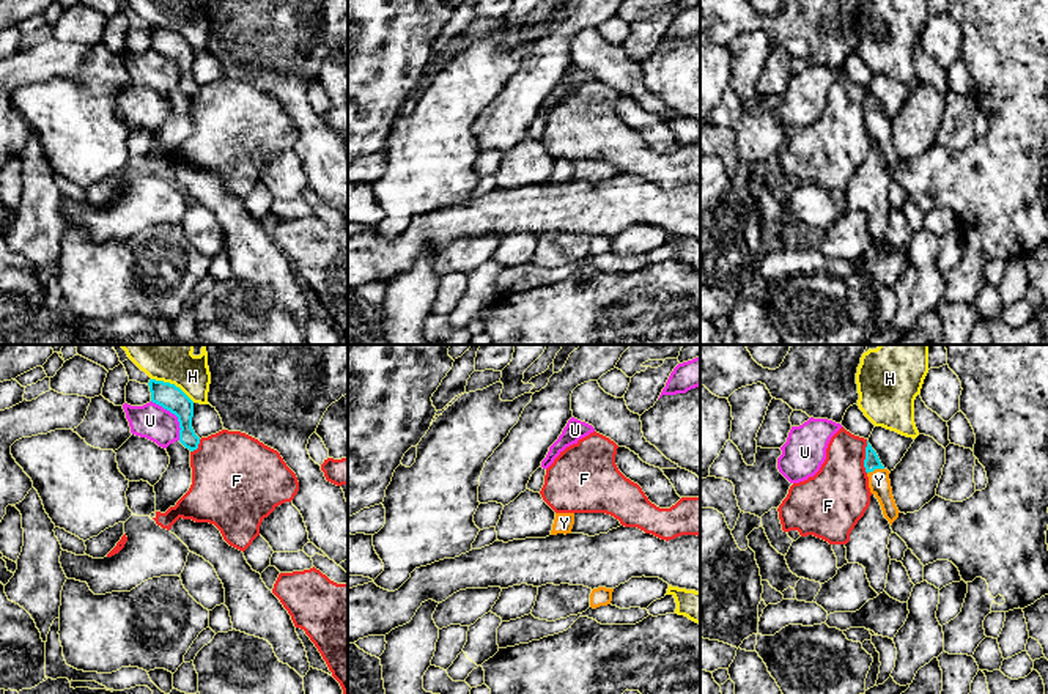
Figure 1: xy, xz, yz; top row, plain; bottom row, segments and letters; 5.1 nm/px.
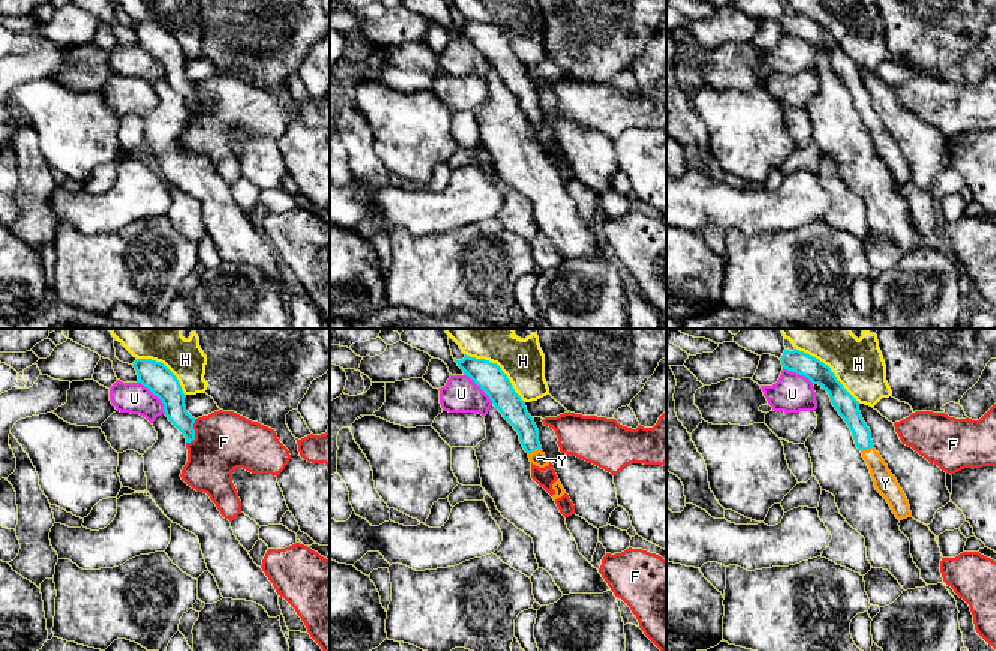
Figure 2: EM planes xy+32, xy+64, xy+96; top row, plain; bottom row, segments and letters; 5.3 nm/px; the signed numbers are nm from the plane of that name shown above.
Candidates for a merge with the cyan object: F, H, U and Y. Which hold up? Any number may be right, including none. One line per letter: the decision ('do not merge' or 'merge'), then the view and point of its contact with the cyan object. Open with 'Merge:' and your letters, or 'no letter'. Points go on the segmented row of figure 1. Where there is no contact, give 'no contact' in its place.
Merge: Y
F: do not merge; contact yz (866, 457)
H: do not merge; contact xy (173, 384)
U: do not merge; contact xy (175, 414)
Y: merge; contact yz (875, 468)

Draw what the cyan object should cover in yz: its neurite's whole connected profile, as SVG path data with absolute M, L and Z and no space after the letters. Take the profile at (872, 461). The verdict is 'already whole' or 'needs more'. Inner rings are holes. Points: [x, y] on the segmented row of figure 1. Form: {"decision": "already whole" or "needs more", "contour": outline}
{"decision": "needs more", "contour": "M869 441L865 447L864 467L869 477L870 493L878 499L884 518L892 526L892 522L899 518L900 511L892 496L892 488L889 480L891 472L881 464L876 452L872 449Z"}

